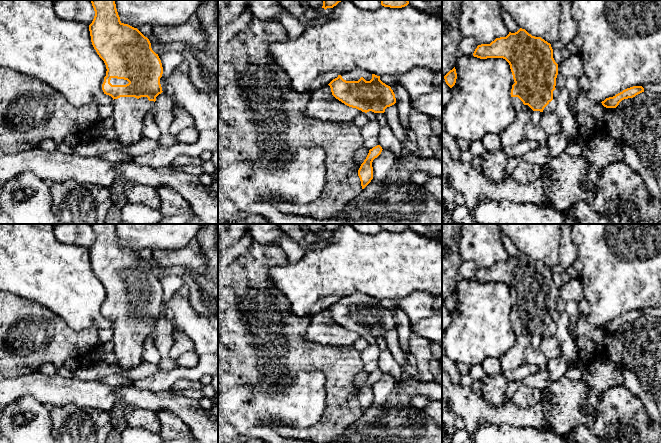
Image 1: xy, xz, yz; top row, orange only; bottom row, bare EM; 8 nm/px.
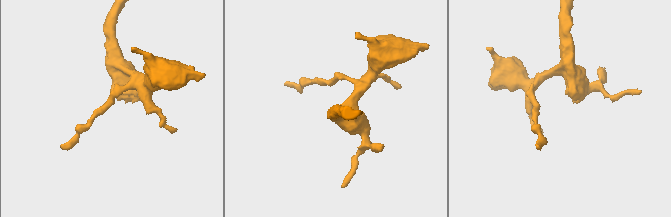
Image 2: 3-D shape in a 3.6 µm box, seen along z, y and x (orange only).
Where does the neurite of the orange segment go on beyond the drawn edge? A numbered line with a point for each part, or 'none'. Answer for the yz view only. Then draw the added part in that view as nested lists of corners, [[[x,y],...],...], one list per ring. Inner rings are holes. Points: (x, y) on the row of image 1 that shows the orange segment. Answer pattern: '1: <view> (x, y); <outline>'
1: yz (515, 133); [[[511,97],[515,109],[514,123],[500,134],[502,149],[516,145],[525,138],[525,127],[530,122],[534,112],[528,105],[524,105],[518,97]]]

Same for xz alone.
1: xz (354, 75); [[[353,69],[347,73],[341,74],[341,76],[346,81],[358,81],[361,77],[366,81],[370,81],[372,79],[372,73],[362,69]]]

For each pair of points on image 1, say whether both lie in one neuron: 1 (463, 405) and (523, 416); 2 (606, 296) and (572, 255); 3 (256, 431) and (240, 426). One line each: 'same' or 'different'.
1: same
2: different
3: different

